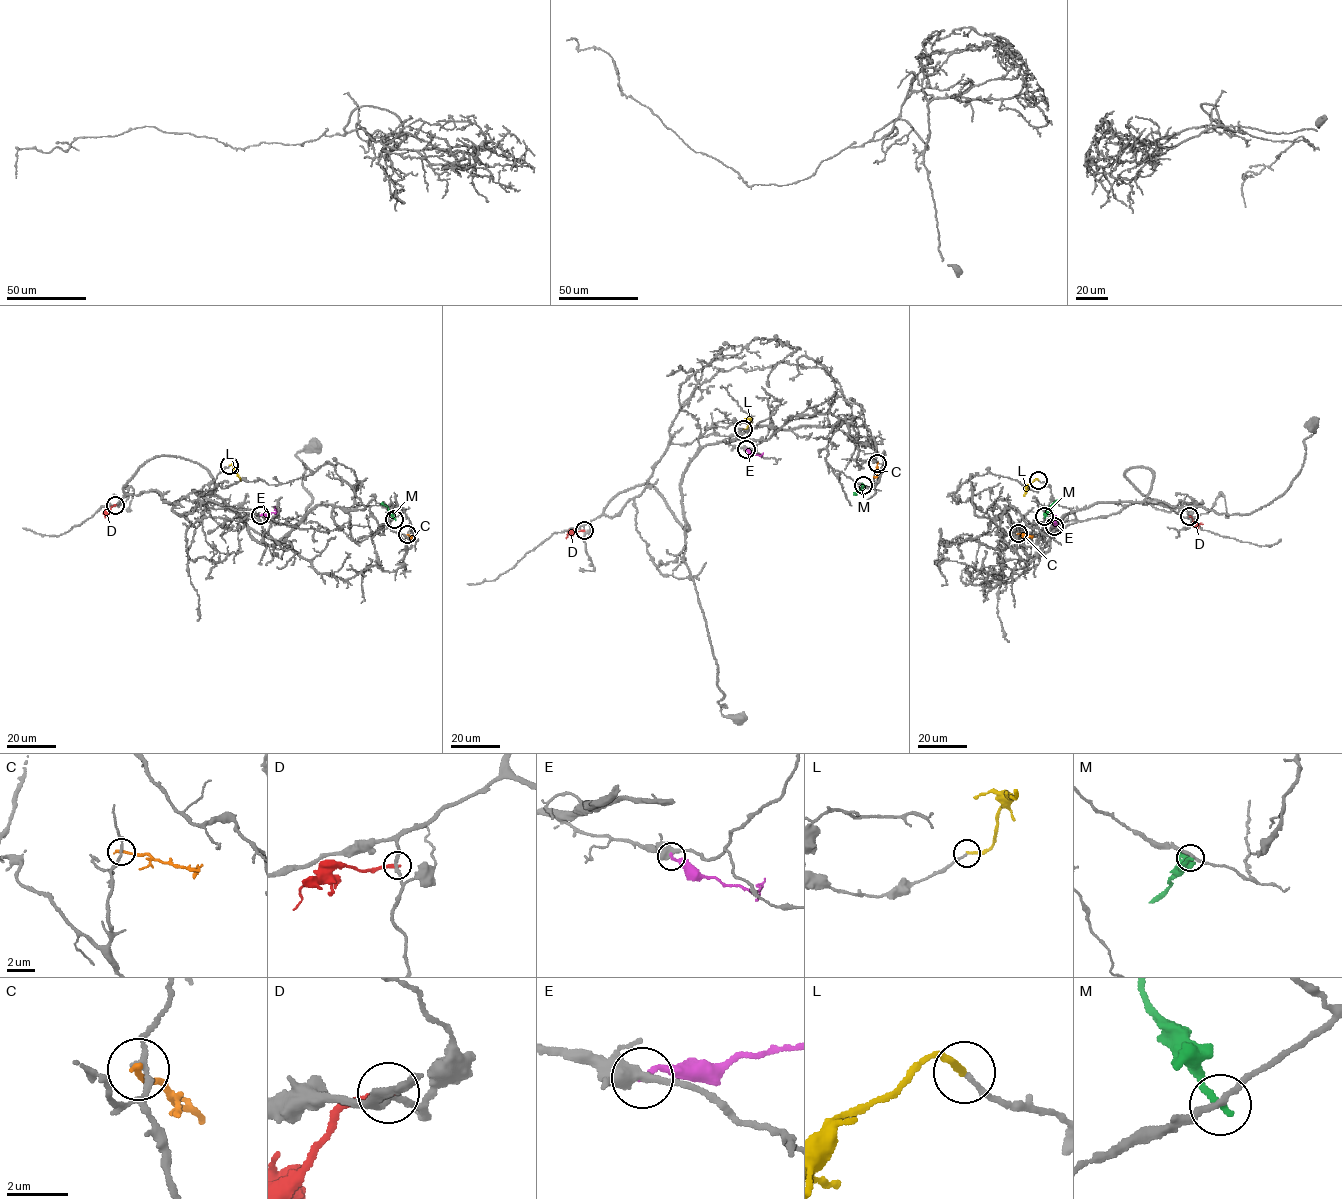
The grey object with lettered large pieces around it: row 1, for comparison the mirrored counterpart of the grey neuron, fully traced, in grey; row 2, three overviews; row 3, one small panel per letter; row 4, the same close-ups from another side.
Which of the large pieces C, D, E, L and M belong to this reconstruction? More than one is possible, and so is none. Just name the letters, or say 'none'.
L

